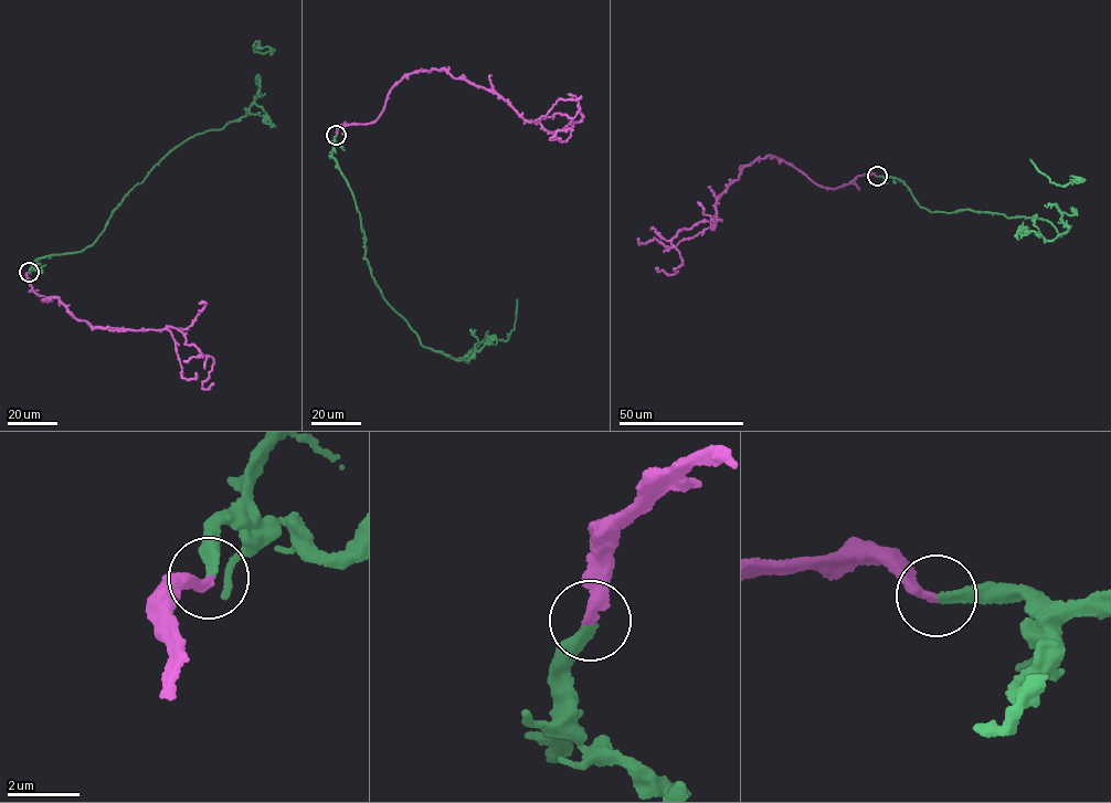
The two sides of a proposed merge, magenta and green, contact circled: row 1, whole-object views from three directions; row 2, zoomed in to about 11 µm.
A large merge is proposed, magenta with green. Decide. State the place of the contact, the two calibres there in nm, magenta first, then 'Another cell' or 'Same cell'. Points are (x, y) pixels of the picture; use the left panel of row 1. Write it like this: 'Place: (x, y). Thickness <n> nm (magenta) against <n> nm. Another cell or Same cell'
Place: (29, 272). Thickness 320 nm (magenta) against 320 nm. Same cell

